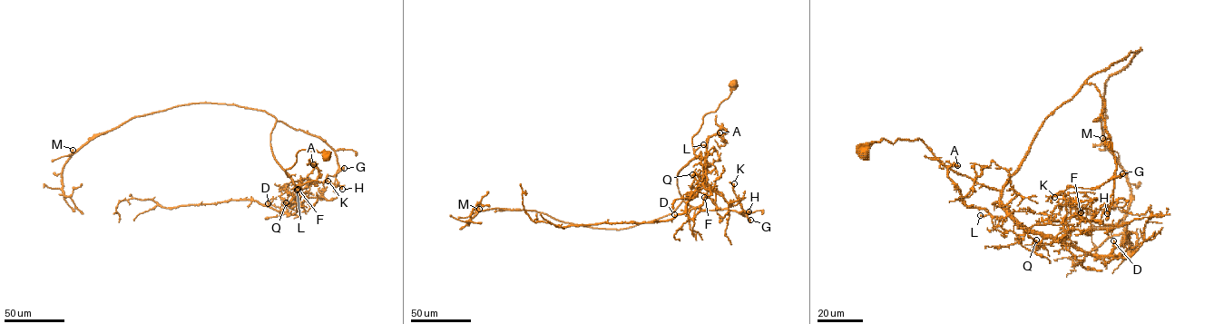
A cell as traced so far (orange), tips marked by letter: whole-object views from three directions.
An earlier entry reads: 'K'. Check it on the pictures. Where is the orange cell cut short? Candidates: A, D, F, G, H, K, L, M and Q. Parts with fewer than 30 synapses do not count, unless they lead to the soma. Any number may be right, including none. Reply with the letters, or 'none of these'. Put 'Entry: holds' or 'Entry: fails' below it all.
D
Entry: fails

